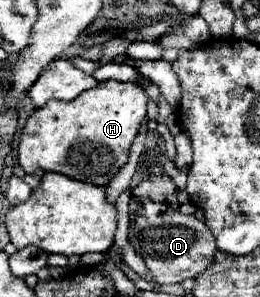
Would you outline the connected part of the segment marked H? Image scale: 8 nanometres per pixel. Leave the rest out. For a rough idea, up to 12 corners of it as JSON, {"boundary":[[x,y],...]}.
{"boundary":[[139,83],[35,109],[25,173],[107,185],[147,117]]}

